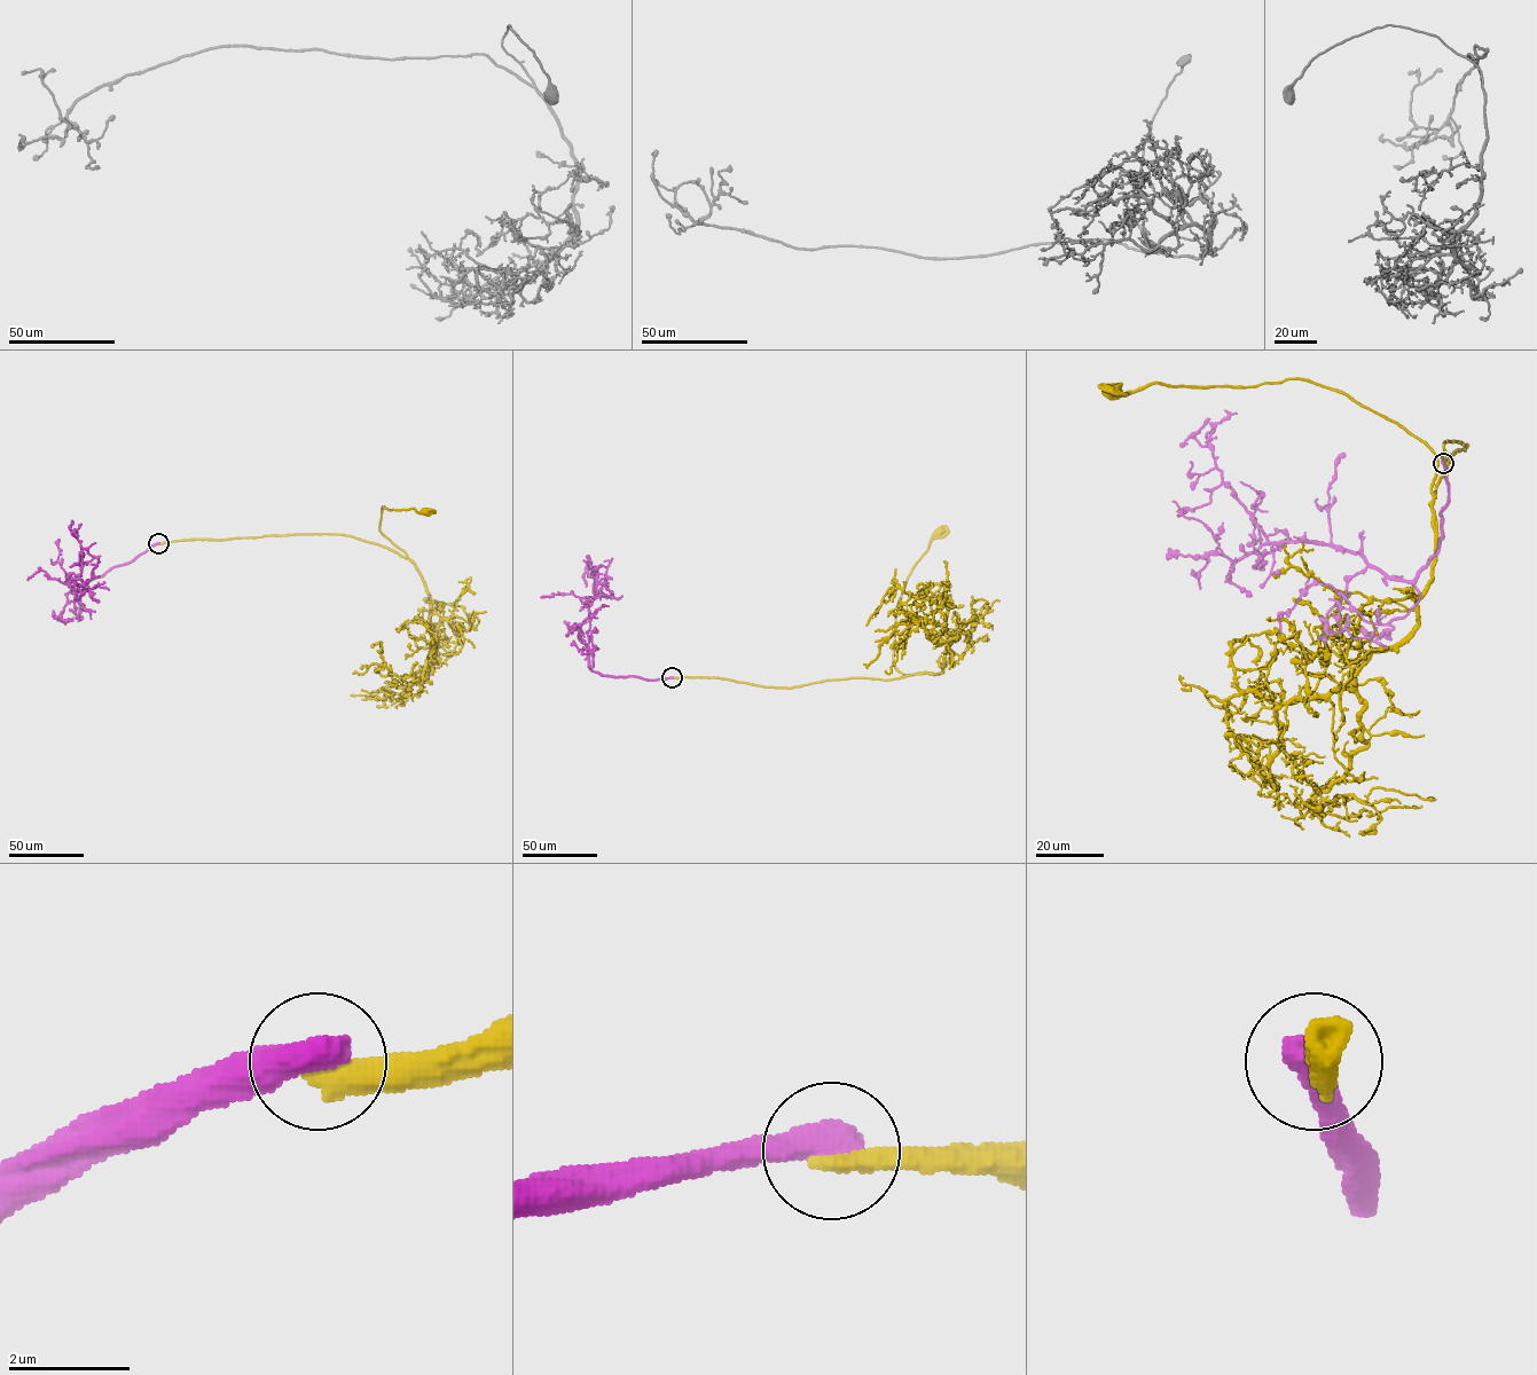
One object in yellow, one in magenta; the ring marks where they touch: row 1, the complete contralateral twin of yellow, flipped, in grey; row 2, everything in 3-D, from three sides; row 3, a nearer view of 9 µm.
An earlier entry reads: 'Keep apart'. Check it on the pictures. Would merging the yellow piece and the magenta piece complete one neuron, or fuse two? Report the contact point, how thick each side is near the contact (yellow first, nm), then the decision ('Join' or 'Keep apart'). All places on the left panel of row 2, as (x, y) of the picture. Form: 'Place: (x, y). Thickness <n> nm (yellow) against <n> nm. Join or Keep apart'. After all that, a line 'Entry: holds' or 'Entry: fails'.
Place: (158, 543). Thickness 400 nm (yellow) against 600 nm. Keep apart
Entry: holds

